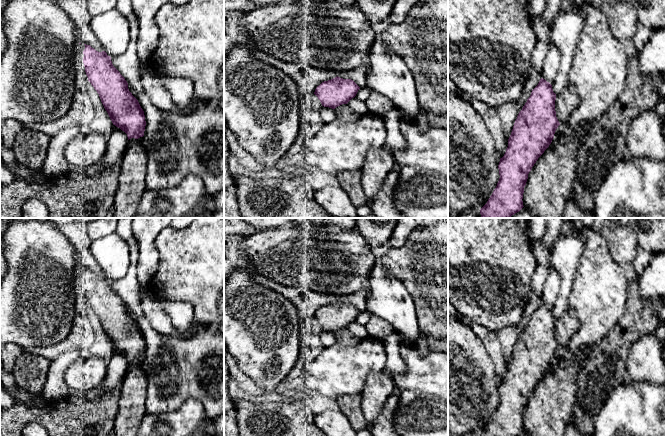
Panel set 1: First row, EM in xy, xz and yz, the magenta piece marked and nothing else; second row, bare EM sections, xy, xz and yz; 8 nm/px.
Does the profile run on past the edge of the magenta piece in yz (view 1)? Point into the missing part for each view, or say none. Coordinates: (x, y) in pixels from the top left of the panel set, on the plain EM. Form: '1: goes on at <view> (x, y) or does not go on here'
1: does not go on here

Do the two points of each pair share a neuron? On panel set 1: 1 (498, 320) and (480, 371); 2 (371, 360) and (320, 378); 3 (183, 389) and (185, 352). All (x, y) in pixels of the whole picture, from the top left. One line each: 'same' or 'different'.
1: different
2: same
3: same

